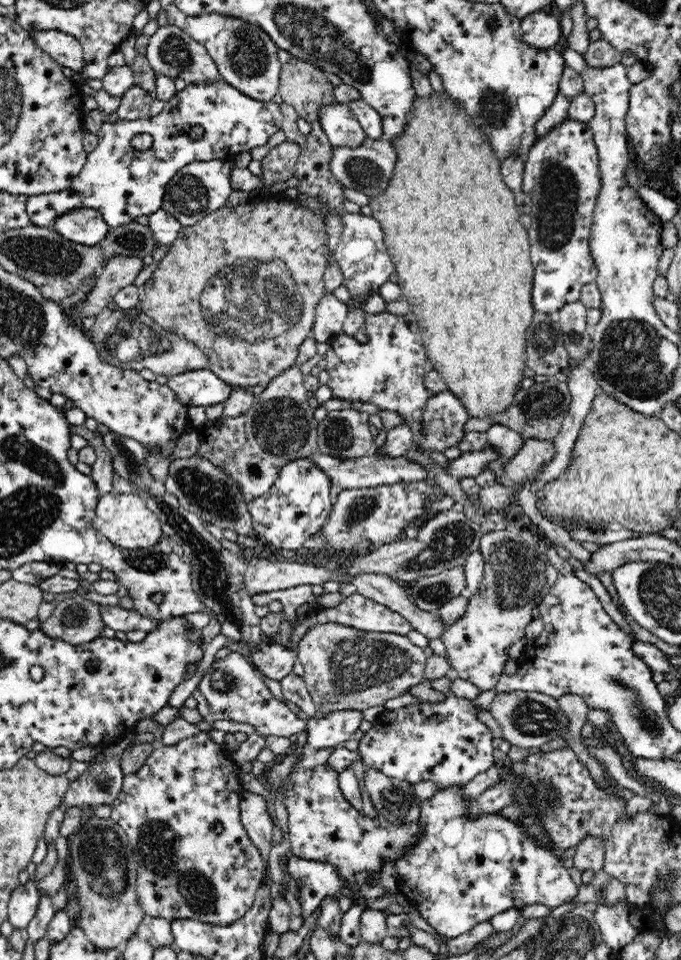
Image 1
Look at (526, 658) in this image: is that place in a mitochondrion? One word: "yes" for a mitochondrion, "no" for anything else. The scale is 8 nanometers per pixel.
no

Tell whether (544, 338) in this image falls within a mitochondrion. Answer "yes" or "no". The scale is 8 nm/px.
yes

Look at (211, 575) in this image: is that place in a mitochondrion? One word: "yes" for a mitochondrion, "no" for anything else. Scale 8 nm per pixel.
yes

